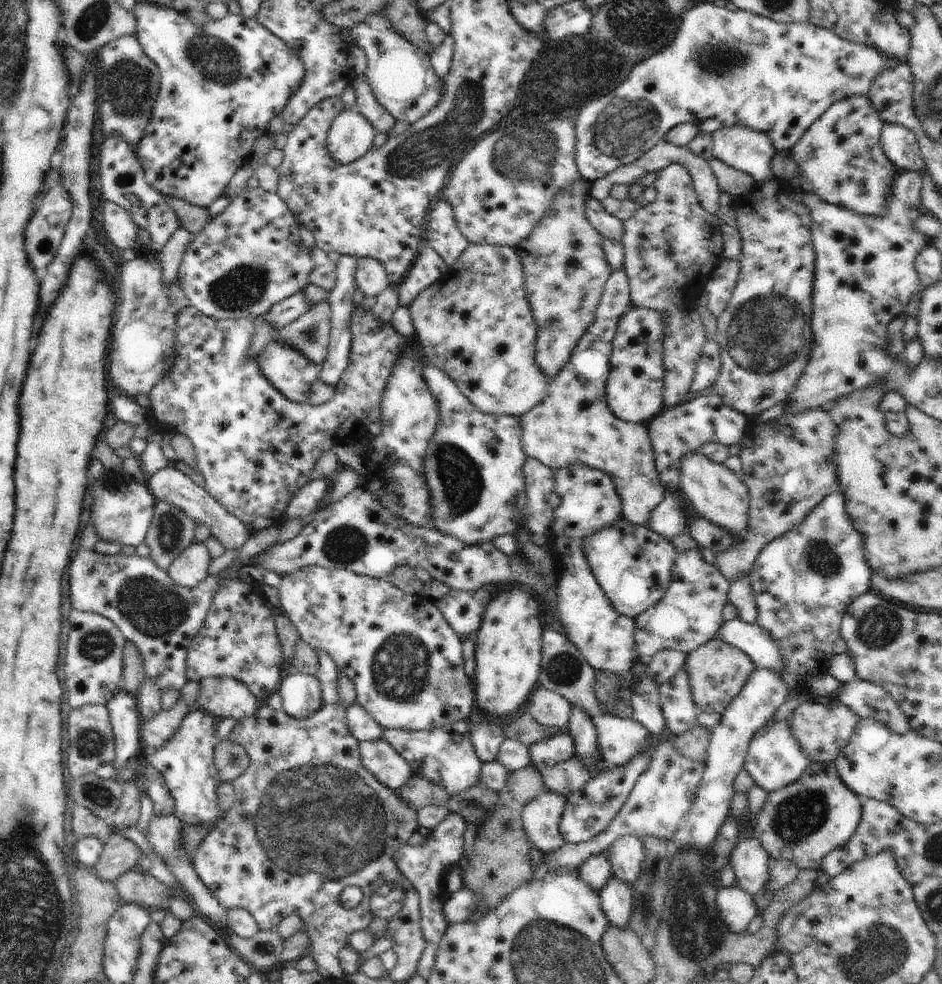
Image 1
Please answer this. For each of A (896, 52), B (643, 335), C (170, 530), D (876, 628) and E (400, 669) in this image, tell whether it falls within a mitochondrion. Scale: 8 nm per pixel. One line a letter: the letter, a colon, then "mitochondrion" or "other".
A: other
B: other
C: mitochondrion
D: mitochondrion
E: mitochondrion

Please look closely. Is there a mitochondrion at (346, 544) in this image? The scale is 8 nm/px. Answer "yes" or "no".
yes

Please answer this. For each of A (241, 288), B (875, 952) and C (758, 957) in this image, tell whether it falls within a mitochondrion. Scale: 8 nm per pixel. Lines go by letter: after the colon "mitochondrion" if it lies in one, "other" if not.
A: mitochondrion
B: mitochondrion
C: other

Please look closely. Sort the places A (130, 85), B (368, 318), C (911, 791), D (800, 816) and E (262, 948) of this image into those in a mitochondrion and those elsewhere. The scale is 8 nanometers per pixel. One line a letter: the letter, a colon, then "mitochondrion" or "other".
A: mitochondrion
B: other
C: other
D: mitochondrion
E: other

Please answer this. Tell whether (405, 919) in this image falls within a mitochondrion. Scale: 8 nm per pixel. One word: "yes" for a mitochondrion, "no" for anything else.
no

